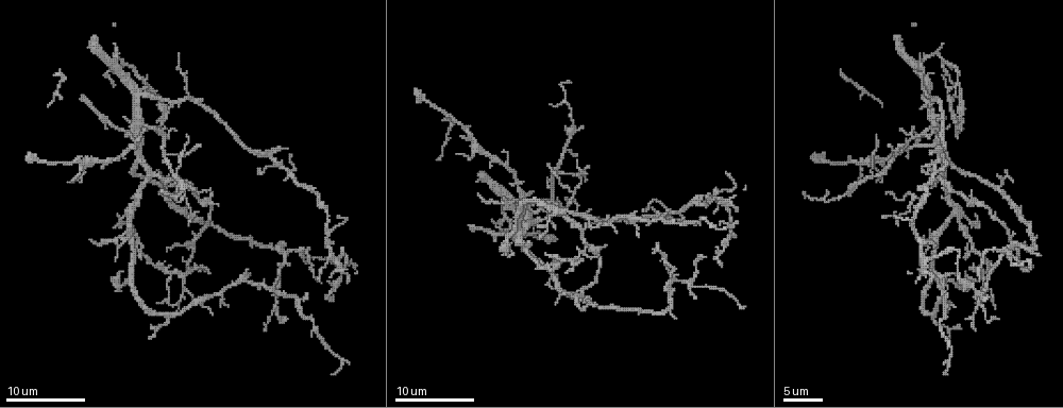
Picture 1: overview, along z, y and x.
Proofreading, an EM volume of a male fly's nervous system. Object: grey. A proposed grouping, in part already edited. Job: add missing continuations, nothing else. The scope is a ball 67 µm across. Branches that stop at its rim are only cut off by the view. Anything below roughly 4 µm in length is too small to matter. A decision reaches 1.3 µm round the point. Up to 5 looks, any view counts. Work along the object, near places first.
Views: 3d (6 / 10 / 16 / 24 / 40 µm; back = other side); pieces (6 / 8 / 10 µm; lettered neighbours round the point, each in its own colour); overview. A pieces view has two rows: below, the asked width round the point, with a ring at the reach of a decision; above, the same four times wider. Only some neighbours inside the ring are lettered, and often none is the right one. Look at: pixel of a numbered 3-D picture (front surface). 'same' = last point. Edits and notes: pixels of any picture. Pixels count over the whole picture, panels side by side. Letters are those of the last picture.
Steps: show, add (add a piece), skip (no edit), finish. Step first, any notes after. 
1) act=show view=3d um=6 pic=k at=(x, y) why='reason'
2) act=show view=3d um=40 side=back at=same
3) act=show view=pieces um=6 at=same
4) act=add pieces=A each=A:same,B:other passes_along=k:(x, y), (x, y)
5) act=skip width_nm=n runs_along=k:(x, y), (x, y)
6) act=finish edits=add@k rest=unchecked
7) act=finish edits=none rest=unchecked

act=show view=pieces um=8 pic=1 at=(669, 274) why='an open end'

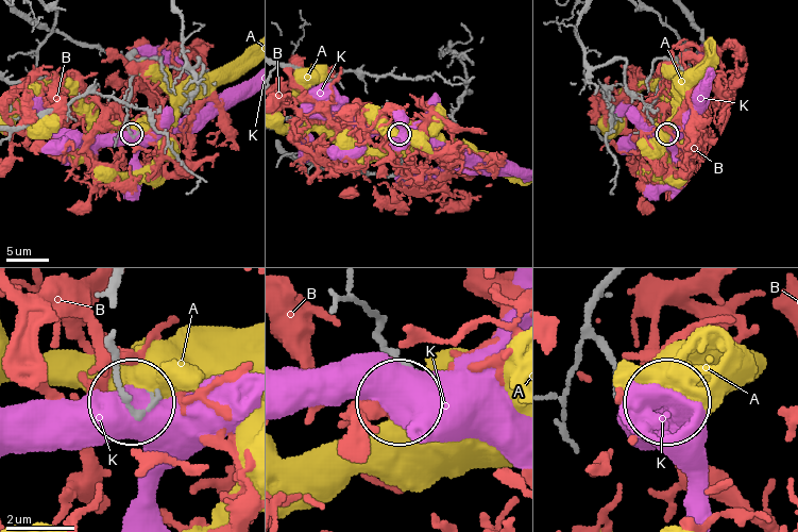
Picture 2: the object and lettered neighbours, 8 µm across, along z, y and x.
act=skip each=A:other,B:other,K:other runs_along=2:(112, 356), (123, 399), (137, 409), (140, 399) found='none of them fits'

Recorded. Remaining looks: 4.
act=show view=3d um=6 pic=1 at=(696, 224) why='branch stops here'

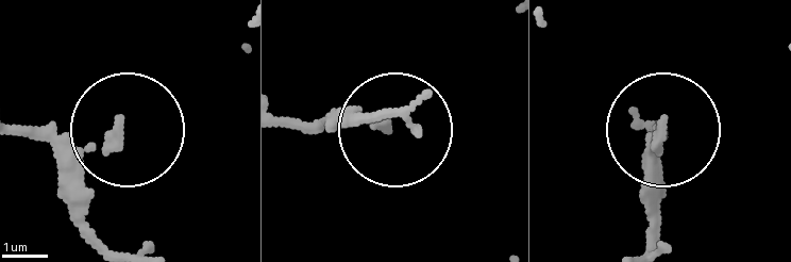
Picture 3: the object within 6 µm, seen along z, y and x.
act=show view=pieces um=6 pic=3 at=(117, 122)

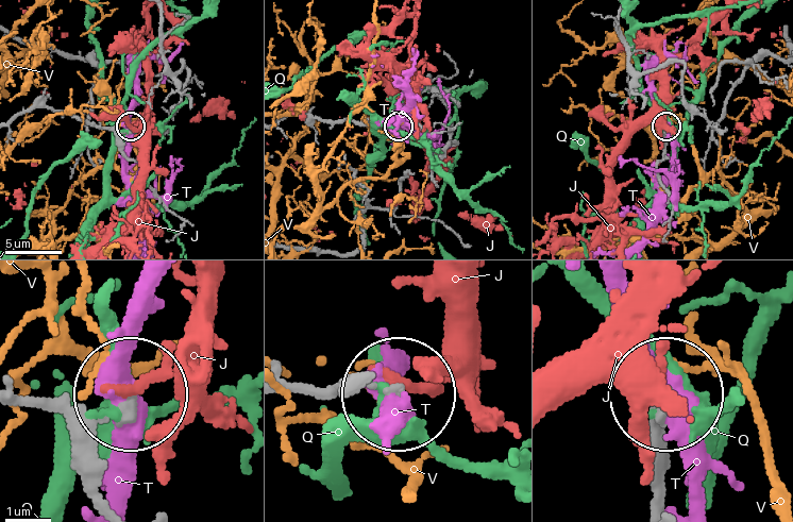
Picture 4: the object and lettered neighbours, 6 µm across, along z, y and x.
act=skip each=J:other,Q:other,T:other,V:other runs_along=4:(23, 396), (58, 396), (93, 415), (122, 399) found='no lettered piece goes on from it'

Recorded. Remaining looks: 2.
act=show view=pieces um=10 pic=1 at=(735, 207) why='tapers out'

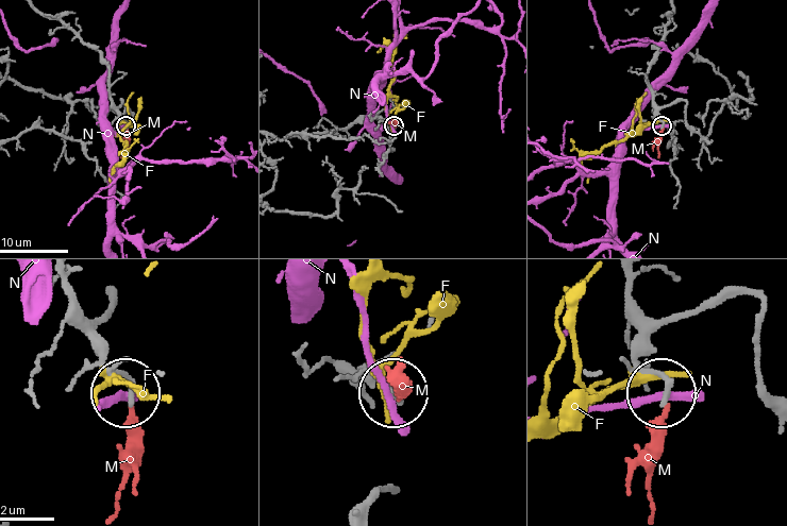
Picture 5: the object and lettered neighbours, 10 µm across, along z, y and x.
act=skip each=F:other,M:other,N:other runs_along=5:(626, 277), (634, 346), (663, 392) found='no lettered piece goes on from it'

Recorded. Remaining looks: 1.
act=finish edits=none rest=unchecked

